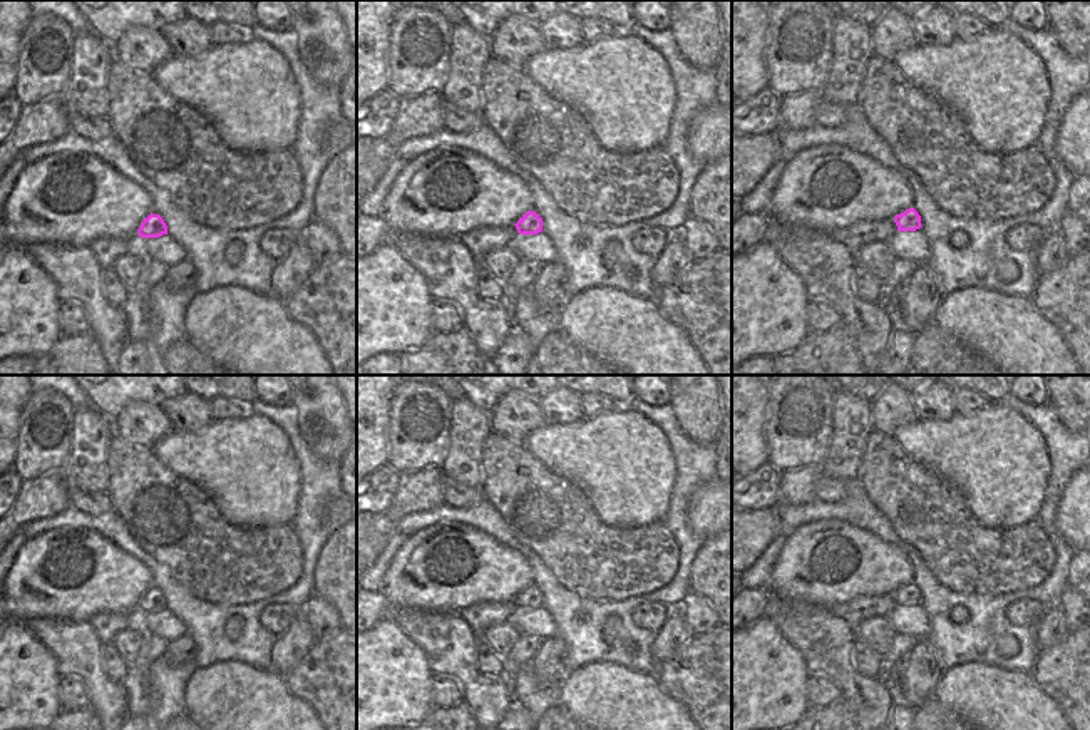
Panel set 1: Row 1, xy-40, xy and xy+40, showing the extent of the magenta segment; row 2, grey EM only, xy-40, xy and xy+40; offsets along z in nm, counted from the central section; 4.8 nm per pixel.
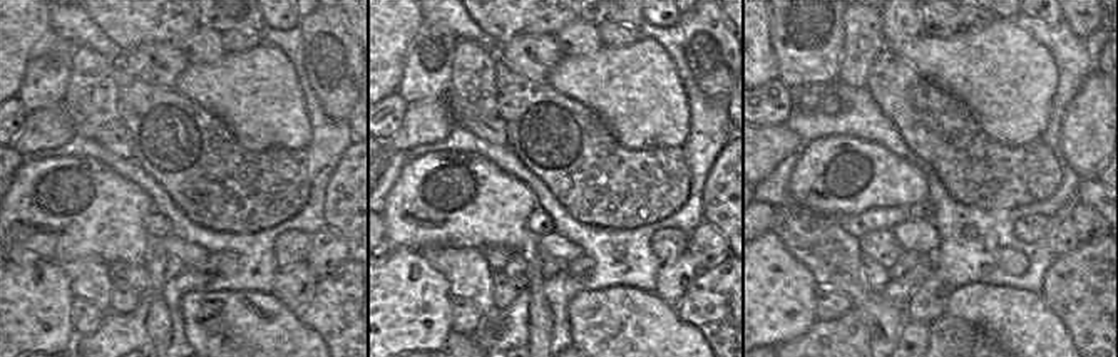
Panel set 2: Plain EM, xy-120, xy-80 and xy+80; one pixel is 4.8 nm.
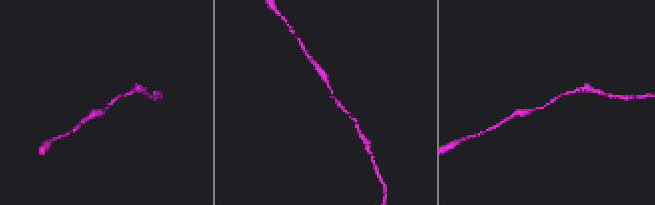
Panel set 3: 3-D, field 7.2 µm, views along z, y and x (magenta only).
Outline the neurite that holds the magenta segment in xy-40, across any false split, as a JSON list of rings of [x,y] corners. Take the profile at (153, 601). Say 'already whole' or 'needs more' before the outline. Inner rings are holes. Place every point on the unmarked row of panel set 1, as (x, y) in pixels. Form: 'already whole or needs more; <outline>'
already whole; [[[151,588],[141,598],[141,601],[137,604],[137,609],[141,613],[159,613],[162,609],[167,609],[167,601],[166,601],[164,594],[159,589]]]

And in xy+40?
already whole; [[[909,583],[904,588],[896,589],[894,598],[897,606],[916,606],[921,603],[921,591],[914,583]]]

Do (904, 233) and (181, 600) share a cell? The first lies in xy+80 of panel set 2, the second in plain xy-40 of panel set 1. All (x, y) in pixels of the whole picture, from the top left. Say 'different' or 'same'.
different

